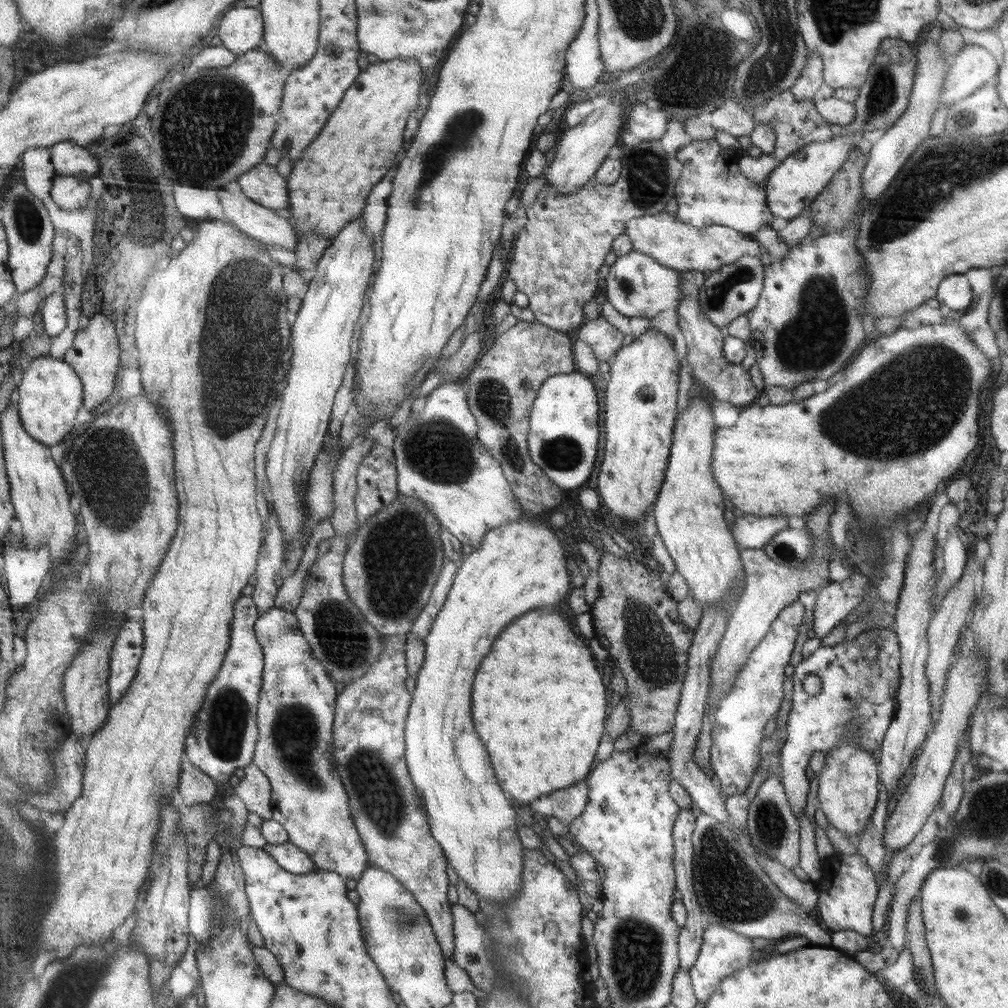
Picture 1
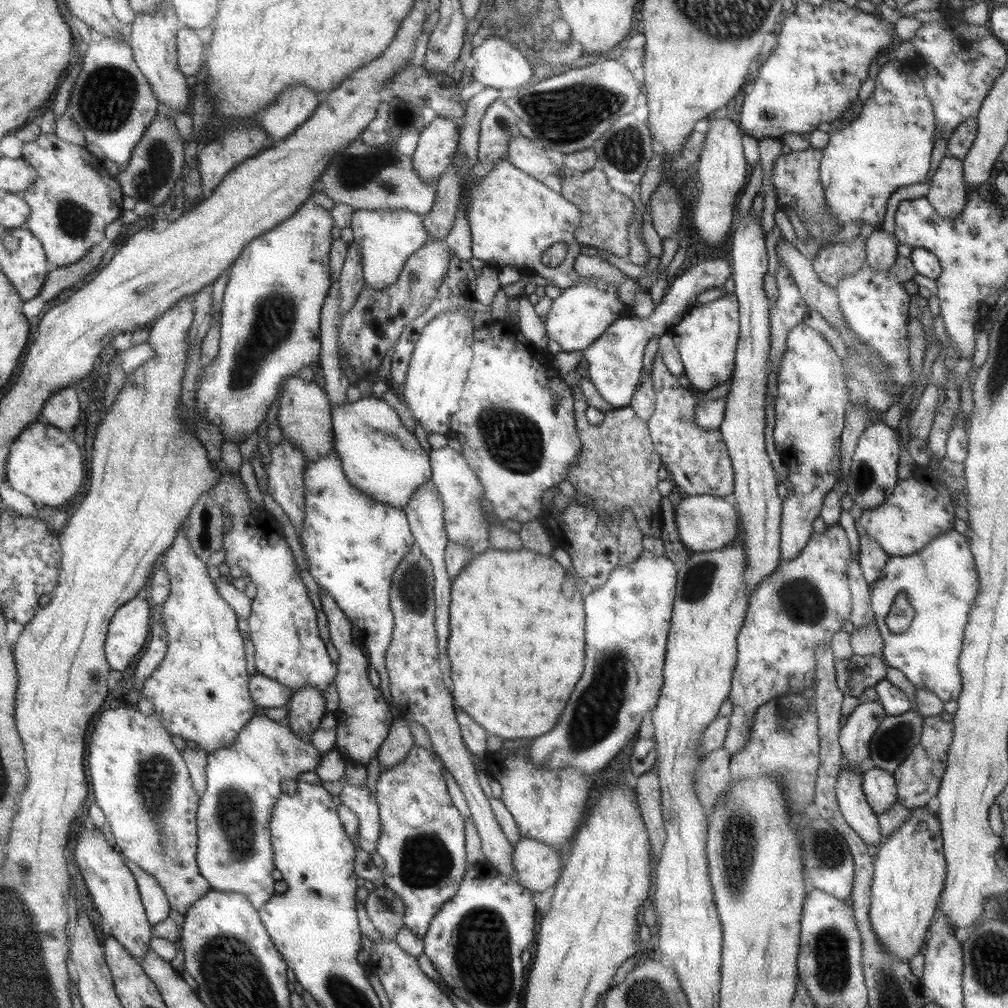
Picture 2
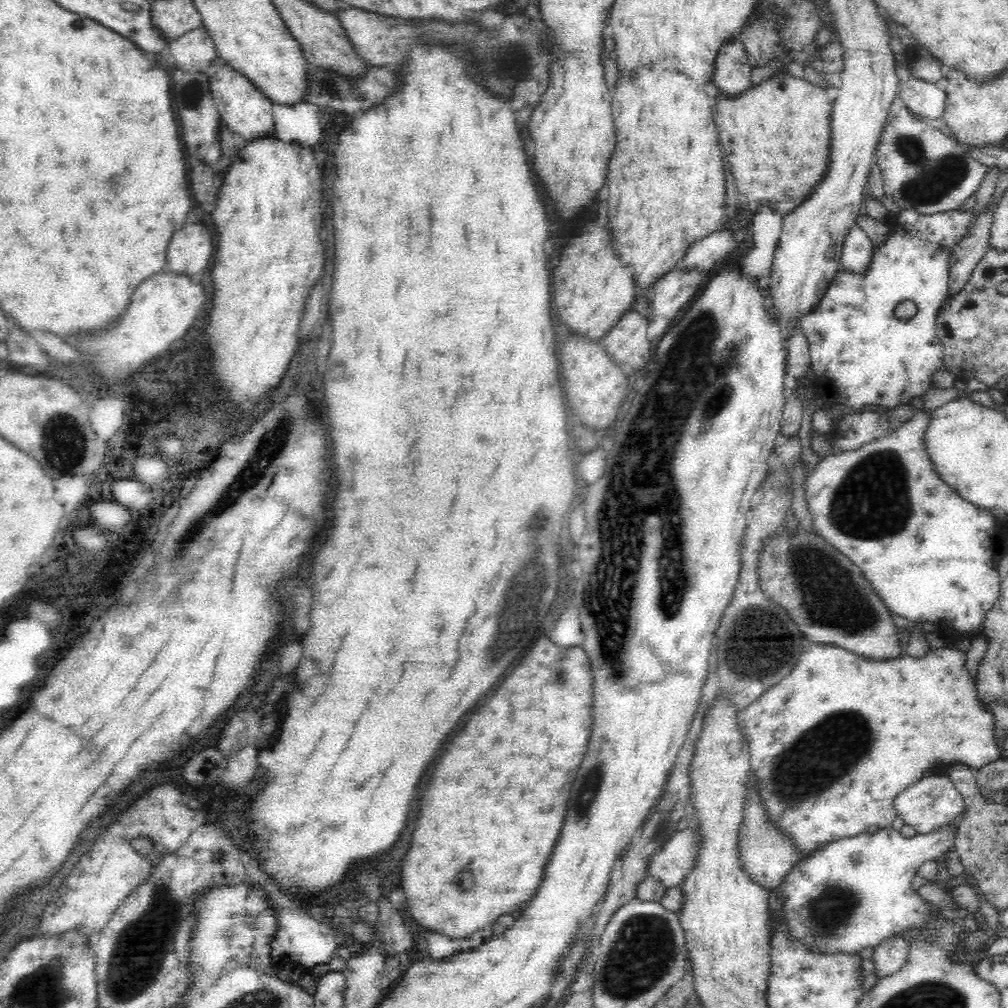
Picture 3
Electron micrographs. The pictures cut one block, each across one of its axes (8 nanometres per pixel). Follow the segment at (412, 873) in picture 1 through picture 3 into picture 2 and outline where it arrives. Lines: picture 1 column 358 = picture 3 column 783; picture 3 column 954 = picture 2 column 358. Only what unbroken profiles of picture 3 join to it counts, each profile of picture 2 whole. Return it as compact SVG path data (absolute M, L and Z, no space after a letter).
M327 588L319 590L319 598L323 604L323 612L327 614L331 642L339 652L339 676L337 676L335 684L337 684L337 692L339 692L339 710L343 714L341 718L347 718L347 720L339 722L337 750L349 762L357 762L357 764L367 766L373 758L379 756L379 750L383 748L383 744L391 736L391 728L395 724L395 718L393 718L389 704L385 702L381 690L377 690L367 676L369 656L365 656L365 652L355 646L357 638L353 638L351 618L347 616L345 610L339 608L339 604L335 602L335 596Z

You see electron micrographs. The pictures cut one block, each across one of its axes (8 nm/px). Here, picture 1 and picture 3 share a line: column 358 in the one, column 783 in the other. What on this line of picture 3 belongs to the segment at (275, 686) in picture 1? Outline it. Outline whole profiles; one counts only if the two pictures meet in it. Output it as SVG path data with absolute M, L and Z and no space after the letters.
M748 768L744 774L742 784L742 820L738 822L738 836L734 838L734 848L736 850L736 860L742 868L742 874L756 886L762 886L766 890L776 890L782 886L796 868L800 868L802 862L812 860L816 854L824 852L828 844L832 842L822 842L820 846L814 846L812 850L804 850L800 842L788 832L788 828L780 826L776 818L772 818L772 806L768 806L768 798L762 794L762 782L760 782L760 770L758 768Z

